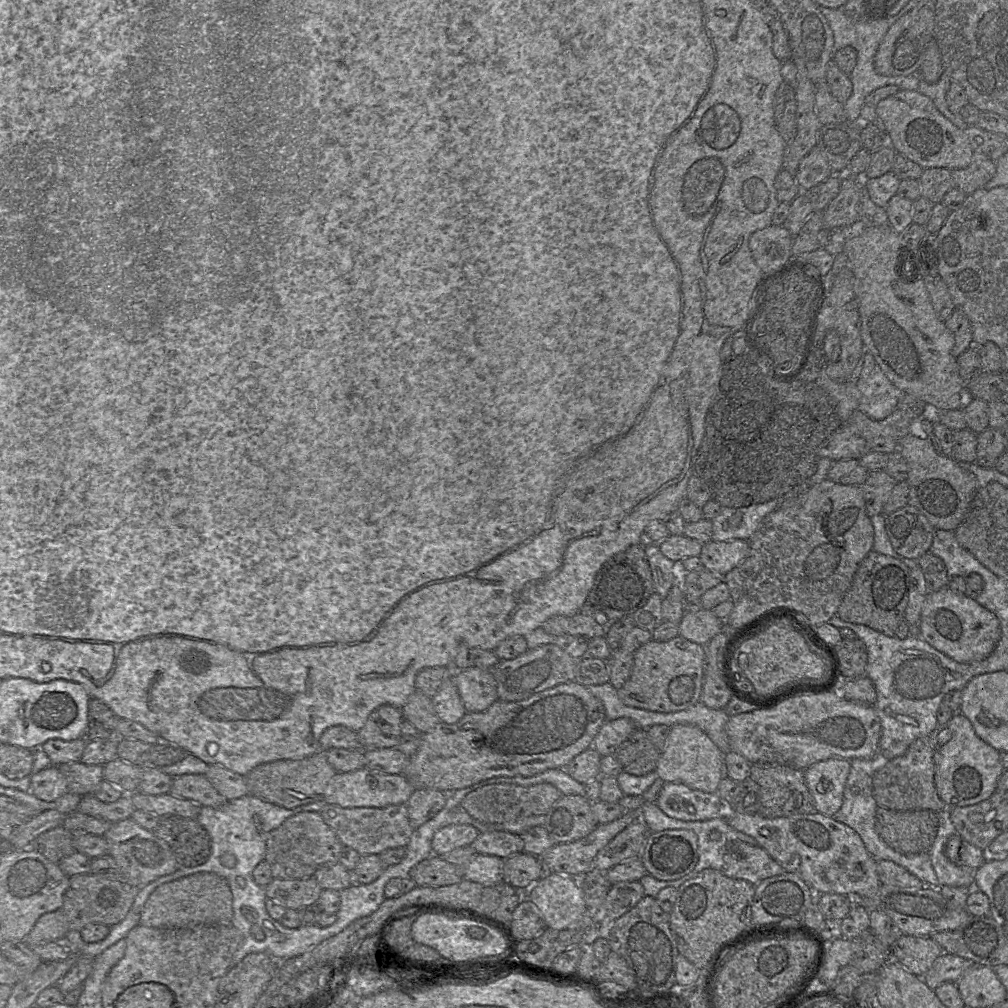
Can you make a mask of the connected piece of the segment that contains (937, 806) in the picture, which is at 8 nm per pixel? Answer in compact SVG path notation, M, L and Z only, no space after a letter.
M929 736L917 738L901 756L888 761L873 775L872 794L878 807L892 811L931 810L940 812L946 808L934 781L935 764Z

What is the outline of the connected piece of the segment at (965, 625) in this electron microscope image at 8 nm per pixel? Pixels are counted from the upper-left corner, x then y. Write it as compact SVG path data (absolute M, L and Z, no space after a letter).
M948 586L926 595L920 617L921 637L932 647L960 663L981 661L989 656L1001 637L1000 622L966 594L953 592Z

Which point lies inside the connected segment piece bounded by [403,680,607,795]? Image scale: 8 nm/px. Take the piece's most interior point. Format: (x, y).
(548, 730)

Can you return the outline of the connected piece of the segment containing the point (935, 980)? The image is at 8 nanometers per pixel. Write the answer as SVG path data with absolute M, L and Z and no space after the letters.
M942 953L933 963L931 968L921 977L927 986L935 990L945 982L957 982L964 972L970 967L976 965L972 960Z

